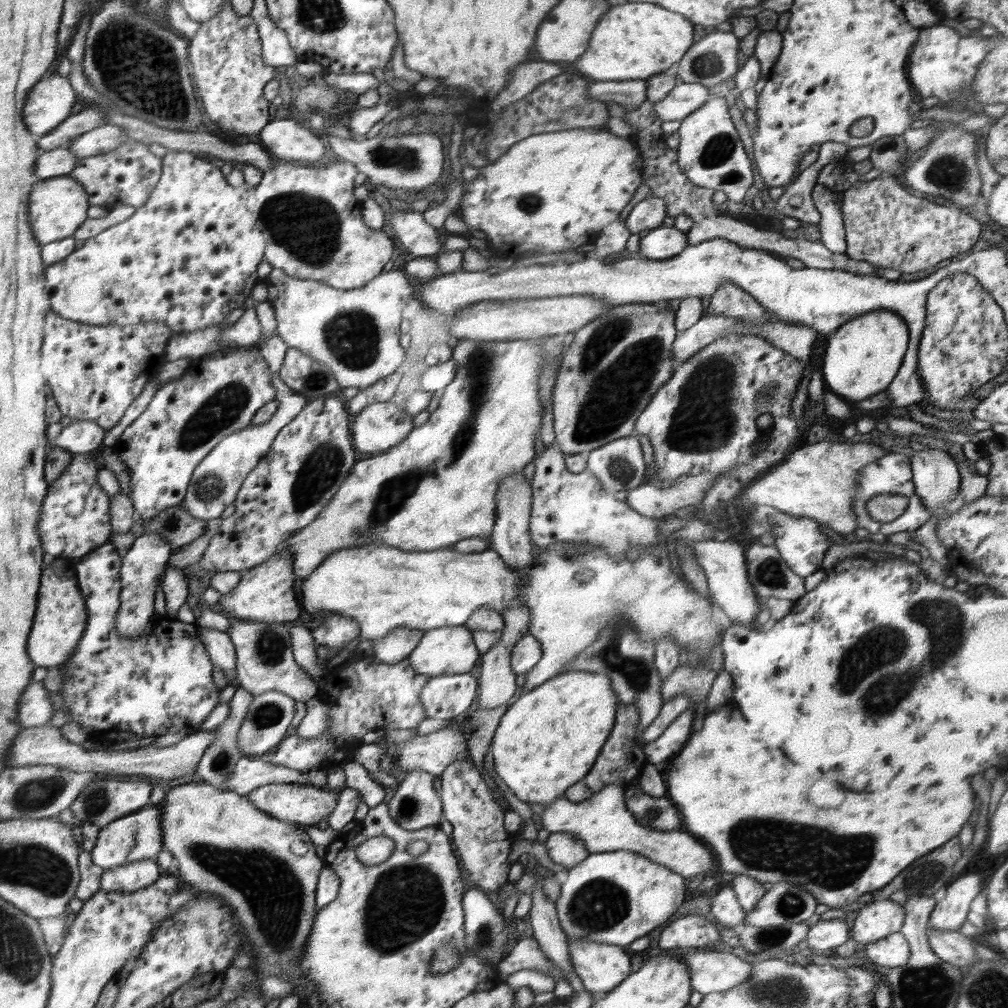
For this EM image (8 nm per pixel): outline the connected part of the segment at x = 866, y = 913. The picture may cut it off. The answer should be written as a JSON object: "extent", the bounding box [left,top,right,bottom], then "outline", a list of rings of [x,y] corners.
{"extent":[850,900,905,944],"outline":[[[873,900],[858,912],[854,926],[850,930],[851,938],[864,944],[898,932],[904,923],[905,909],[899,903],[884,900]]]}

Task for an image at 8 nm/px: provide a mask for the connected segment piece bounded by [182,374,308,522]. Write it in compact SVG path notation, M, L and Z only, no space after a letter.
M273 374L271 380L276 388L279 404L272 418L264 424L250 424L233 433L228 440L224 440L224 444L220 444L220 448L216 448L216 452L212 452L212 456L208 456L208 460L204 460L204 464L200 464L200 468L196 468L196 476L191 476L192 488L187 488L188 500L183 500L182 507L198 520L207 522L218 518L226 510L226 506L230 506L238 498L244 479L271 449L278 432L307 406L307 397L296 393L277 374Z

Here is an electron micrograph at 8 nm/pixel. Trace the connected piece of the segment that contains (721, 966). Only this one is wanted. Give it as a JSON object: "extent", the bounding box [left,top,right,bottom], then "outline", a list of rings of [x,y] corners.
{"extent":[682,949,752,995],"outline":[[[731,949],[687,950],[682,957],[692,990],[701,995],[727,991],[751,977],[752,964],[734,955]]]}

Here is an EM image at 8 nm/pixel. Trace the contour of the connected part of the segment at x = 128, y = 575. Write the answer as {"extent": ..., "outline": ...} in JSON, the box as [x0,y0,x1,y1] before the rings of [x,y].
{"extent":[116,534,172,638],"outline":[[[148,534],[136,537],[136,540],[126,552],[125,557],[121,558],[121,591],[120,606],[116,619],[116,630],[124,637],[134,638],[144,632],[148,626],[148,618],[154,612],[154,594],[158,588],[158,576],[165,574],[164,570],[168,569],[167,563],[170,562],[172,547],[168,541],[157,534]]]}

